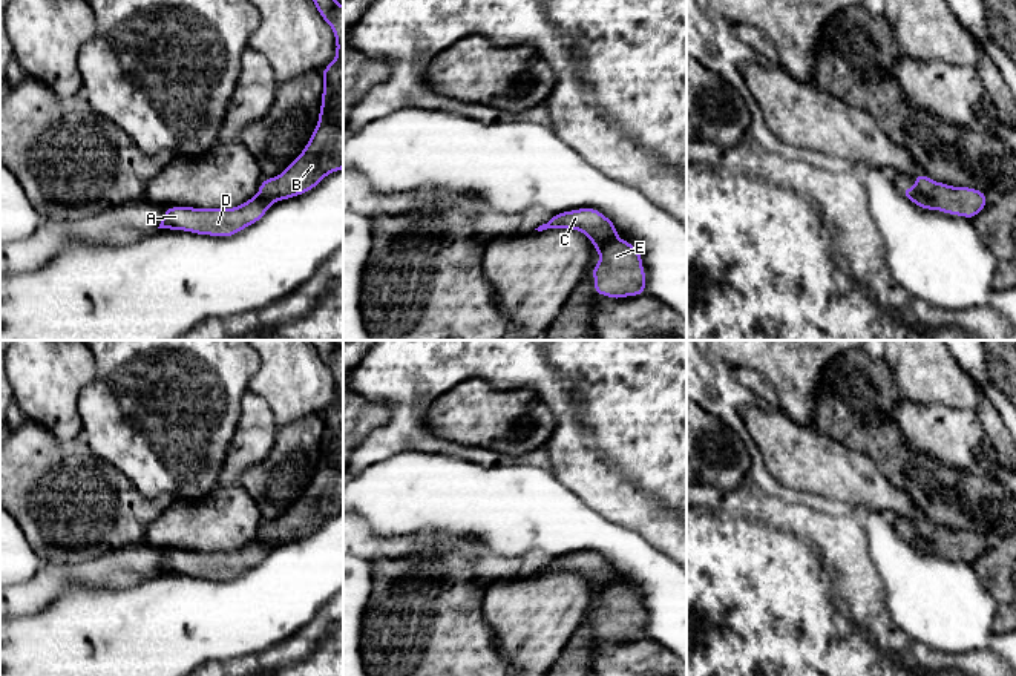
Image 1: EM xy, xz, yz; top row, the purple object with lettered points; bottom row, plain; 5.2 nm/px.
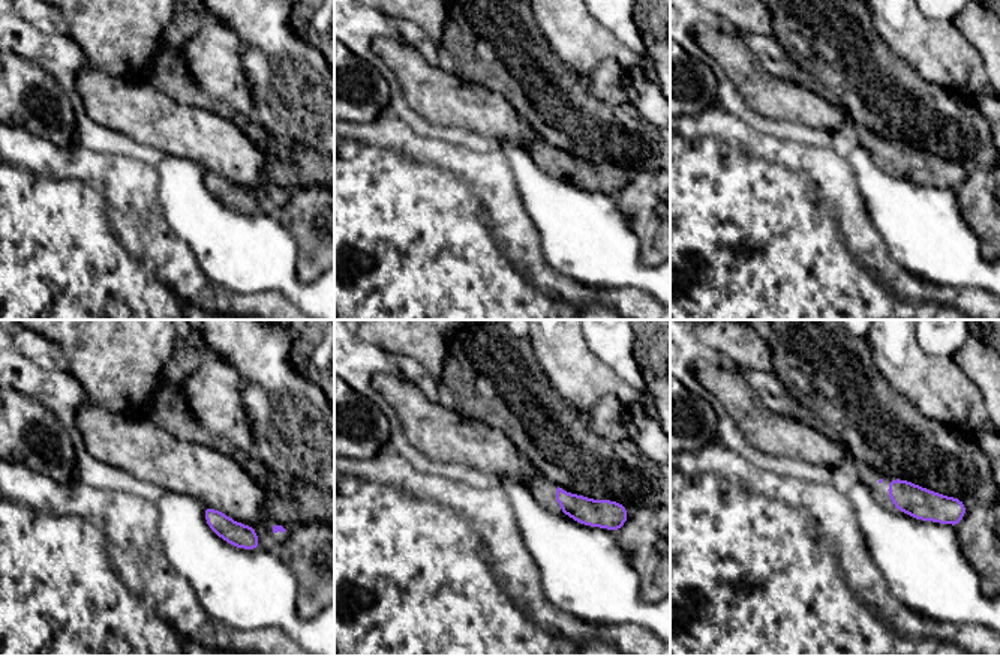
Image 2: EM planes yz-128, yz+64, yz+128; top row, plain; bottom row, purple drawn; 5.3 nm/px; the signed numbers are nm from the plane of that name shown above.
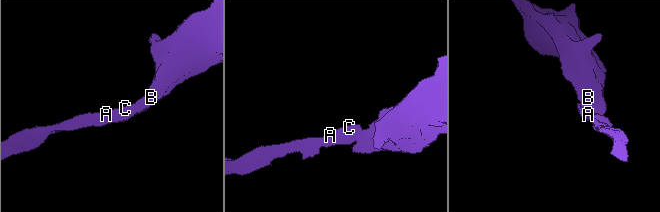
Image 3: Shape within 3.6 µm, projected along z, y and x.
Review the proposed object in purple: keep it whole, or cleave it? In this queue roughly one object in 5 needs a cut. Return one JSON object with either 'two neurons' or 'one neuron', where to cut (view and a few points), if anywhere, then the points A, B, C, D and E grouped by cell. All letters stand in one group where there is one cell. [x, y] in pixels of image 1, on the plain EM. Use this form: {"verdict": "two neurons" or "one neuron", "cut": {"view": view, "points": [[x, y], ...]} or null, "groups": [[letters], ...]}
{"verdict": "one neuron", "cut": null, "groups": [["A", "B", "C", "D", "E"]]}

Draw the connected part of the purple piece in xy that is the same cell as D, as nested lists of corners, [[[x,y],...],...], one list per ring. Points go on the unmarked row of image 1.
[[[310,340],[336,380],[336,402],[322,414],[325,425],[317,469],[300,498],[276,521],[262,523],[259,535],[234,552],[169,550],[158,572],[218,581],[233,579],[257,566],[273,546],[313,533],[326,518],[343,512],[343,349],[334,340]]]

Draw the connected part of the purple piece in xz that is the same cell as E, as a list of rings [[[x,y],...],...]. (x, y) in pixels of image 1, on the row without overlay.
[[[576,552],[553,558],[538,575],[547,572],[573,572],[590,581],[599,596],[599,605],[592,612],[595,636],[613,642],[645,636],[645,613],[642,598],[636,590],[618,581],[611,563],[596,552]]]

